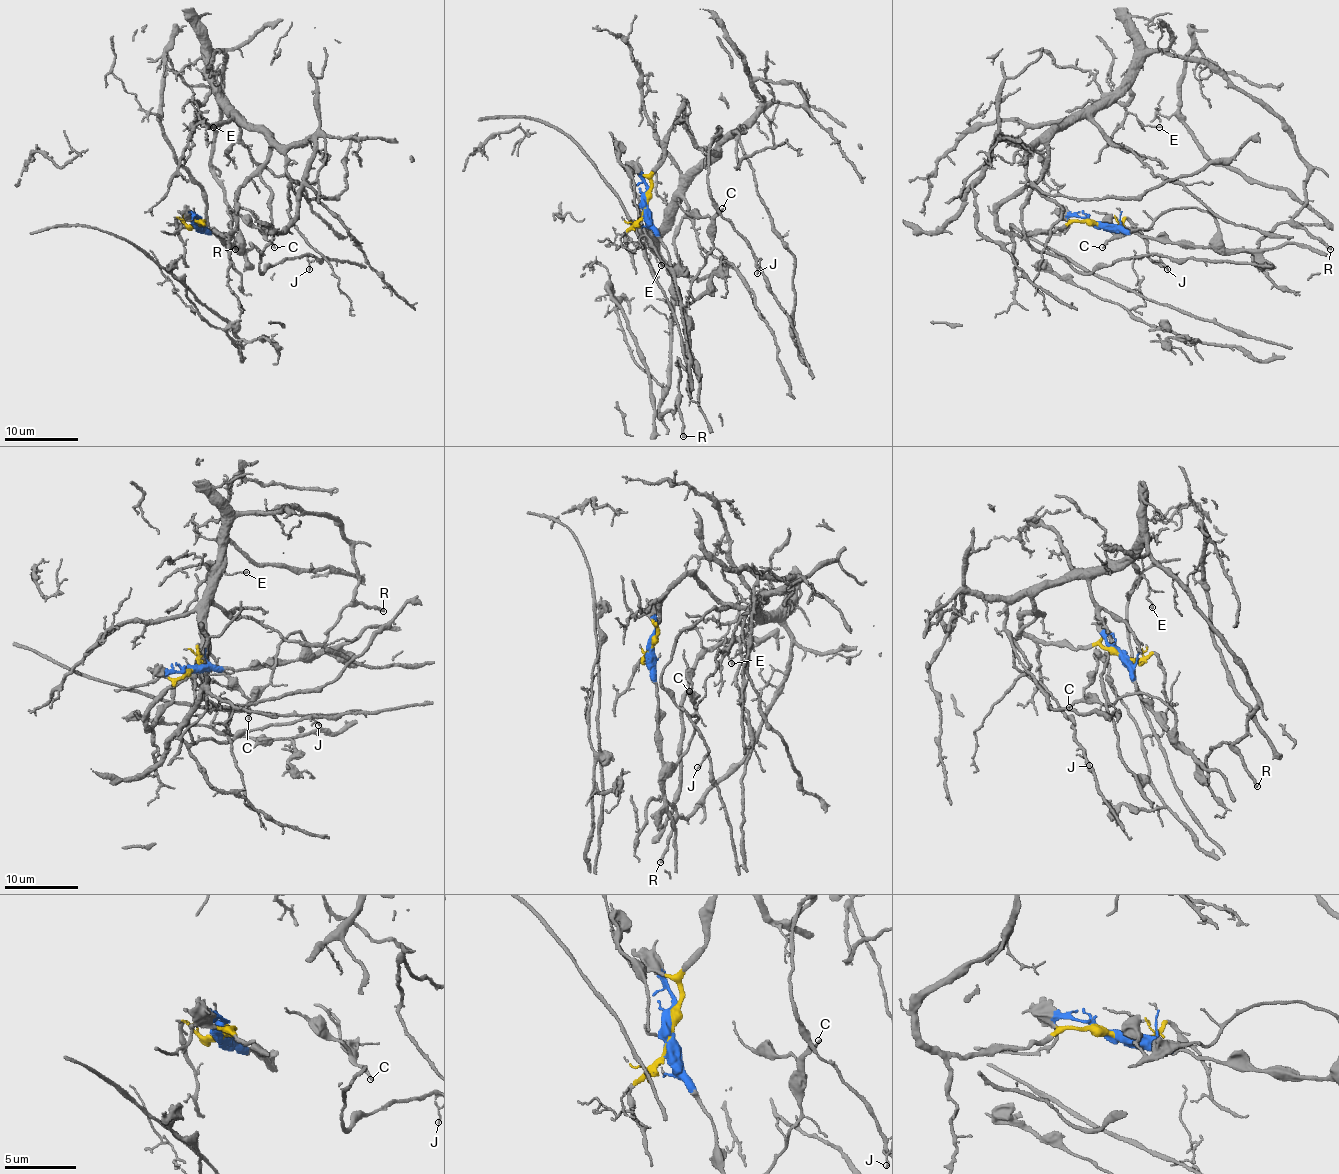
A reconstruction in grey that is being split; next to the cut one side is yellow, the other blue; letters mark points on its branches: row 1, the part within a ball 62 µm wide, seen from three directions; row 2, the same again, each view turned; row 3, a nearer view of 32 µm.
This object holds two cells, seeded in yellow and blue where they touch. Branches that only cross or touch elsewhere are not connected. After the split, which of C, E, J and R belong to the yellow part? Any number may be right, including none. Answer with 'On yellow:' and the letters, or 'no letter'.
On yellow: E, J, R

